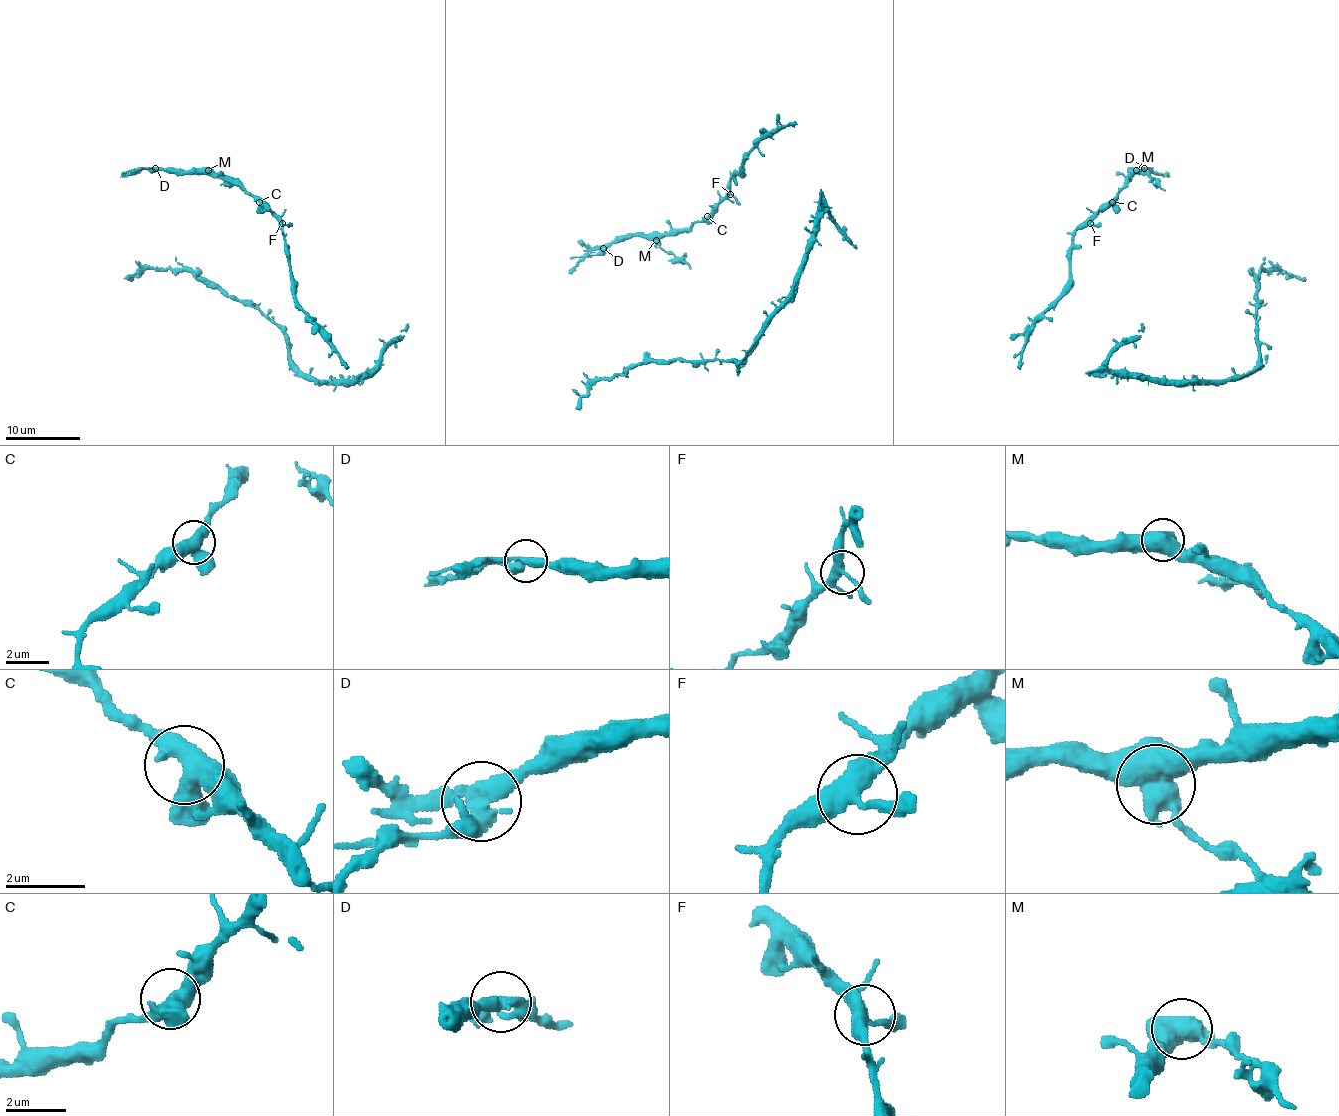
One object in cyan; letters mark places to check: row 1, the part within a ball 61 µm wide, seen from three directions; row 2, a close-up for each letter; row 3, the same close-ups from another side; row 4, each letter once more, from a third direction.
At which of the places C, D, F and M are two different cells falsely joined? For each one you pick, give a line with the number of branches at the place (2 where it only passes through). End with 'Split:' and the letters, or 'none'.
D: 4
M: 3
Split: D, M

